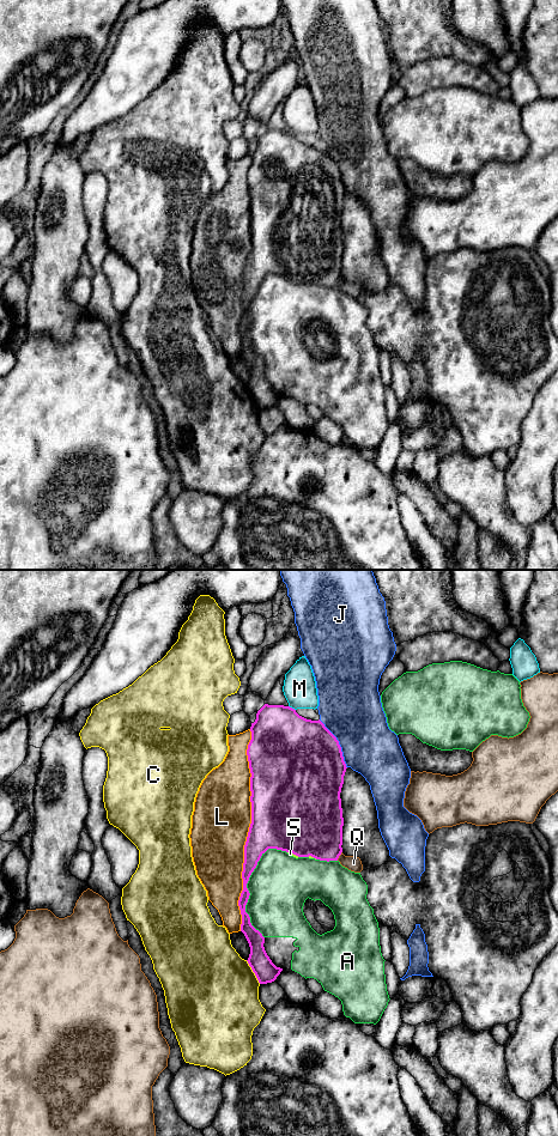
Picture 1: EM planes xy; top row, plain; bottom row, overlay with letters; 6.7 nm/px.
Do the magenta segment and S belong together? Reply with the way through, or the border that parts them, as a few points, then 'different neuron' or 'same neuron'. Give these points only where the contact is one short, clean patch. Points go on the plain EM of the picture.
border along xy (287, 277), (298, 281); different neuron

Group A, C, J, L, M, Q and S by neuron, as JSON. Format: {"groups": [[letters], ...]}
{"groups": [["A", "S"], ["C"], ["J"], ["L"], ["M"], ["Q"]]}

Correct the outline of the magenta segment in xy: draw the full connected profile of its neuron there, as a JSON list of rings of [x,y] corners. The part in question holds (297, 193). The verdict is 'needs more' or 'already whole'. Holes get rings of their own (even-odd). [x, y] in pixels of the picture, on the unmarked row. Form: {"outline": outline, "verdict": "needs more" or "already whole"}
{"outline": [[[265,129],[257,136],[256,145],[251,148],[250,157],[251,165],[248,170],[247,181],[251,199],[251,249],[244,271],[242,297],[243,316],[238,326],[238,332],[242,340],[241,357],[244,359],[250,372],[250,379],[247,387],[259,408],[267,409],[274,407],[283,394],[277,393],[267,381],[263,372],[265,363],[251,351],[250,342],[245,338],[245,330],[250,321],[247,309],[261,281],[268,274],[292,278],[298,283],[311,281],[320,286],[338,286],[342,278],[344,251],[340,218],[347,193],[339,166],[325,150],[320,145],[311,146],[299,141],[296,135],[290,132]]], "verdict": "already whole"}

